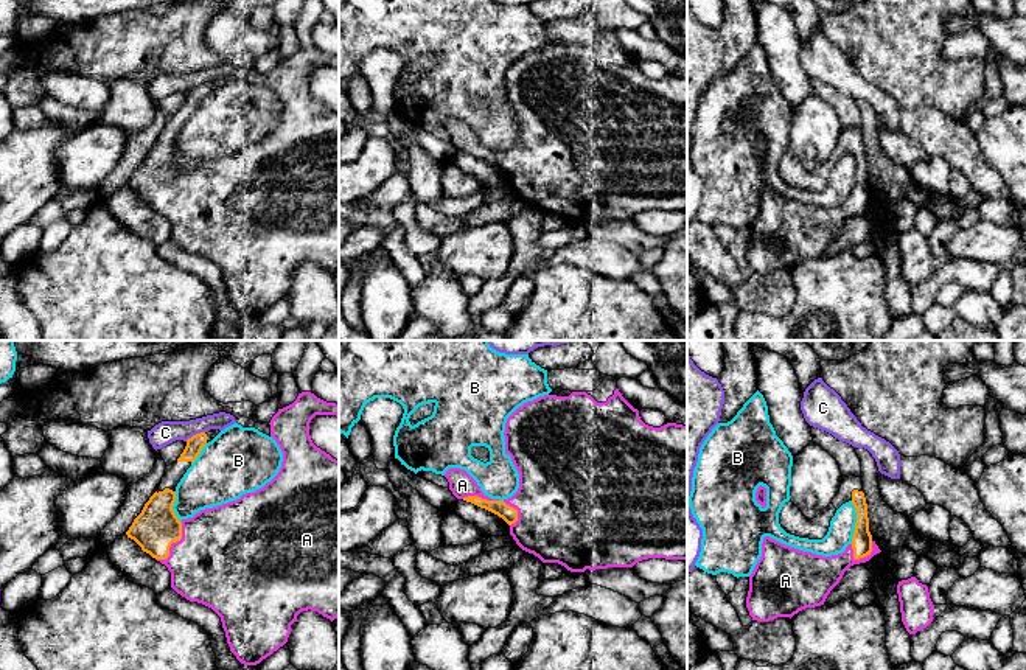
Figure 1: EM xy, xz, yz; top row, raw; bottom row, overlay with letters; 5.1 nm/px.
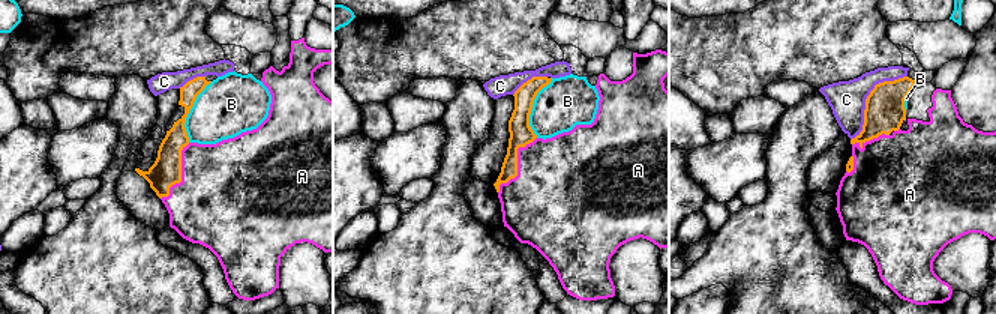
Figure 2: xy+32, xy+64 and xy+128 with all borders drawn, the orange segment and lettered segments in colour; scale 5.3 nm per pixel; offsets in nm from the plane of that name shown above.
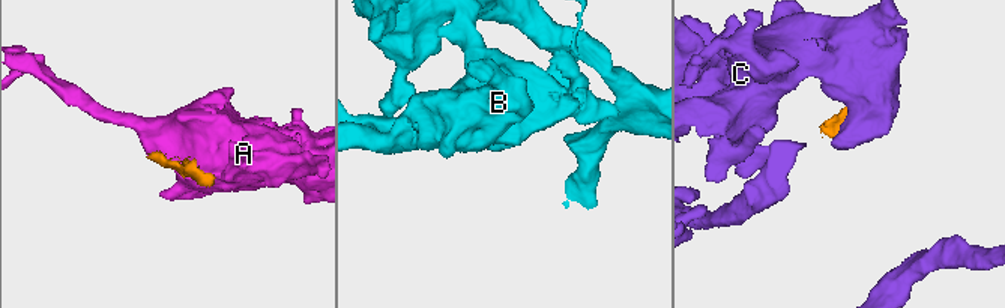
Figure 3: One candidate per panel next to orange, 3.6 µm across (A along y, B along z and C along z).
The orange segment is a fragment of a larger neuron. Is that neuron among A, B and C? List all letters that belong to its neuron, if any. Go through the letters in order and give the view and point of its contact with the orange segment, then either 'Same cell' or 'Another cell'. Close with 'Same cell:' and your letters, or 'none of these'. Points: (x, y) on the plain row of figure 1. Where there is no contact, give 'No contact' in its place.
A: Touches orange at xy (173, 193). Same cell
B: Touches orange at yz (857, 174). Another cell
C: Touches orange at xy (195, 87). Another cell
Same cell: A

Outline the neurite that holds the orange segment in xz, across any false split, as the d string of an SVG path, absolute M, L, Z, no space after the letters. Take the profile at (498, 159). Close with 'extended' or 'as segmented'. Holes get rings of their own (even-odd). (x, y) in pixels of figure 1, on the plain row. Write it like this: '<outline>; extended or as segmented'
M600 26L603 34L592 44L552 42L524 54L507 70L505 106L519 124L519 140L511 149L499 152L485 148L460 120L445 124L449 141L457 151L502 169L522 202L571 224L633 219L648 210L687 211L687 78L645 76L639 62L619 44L617 31Z; extended

